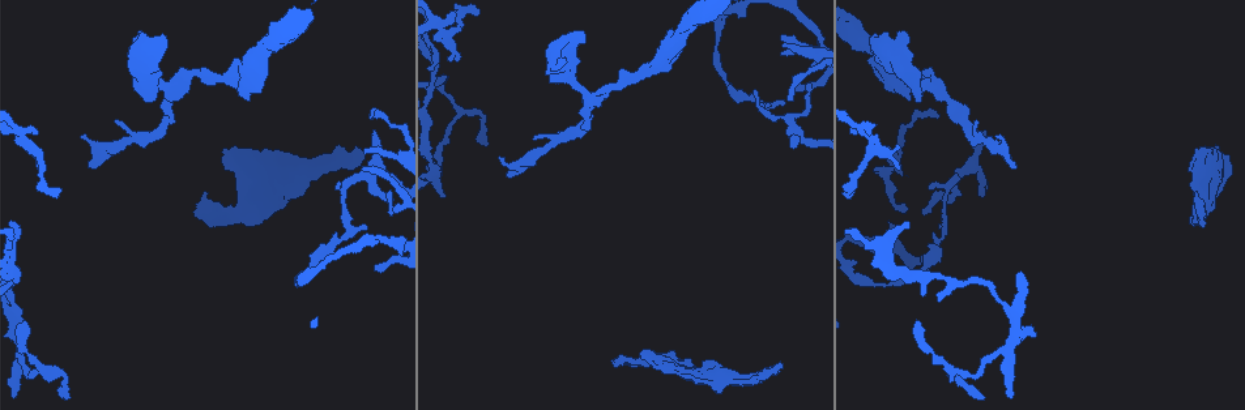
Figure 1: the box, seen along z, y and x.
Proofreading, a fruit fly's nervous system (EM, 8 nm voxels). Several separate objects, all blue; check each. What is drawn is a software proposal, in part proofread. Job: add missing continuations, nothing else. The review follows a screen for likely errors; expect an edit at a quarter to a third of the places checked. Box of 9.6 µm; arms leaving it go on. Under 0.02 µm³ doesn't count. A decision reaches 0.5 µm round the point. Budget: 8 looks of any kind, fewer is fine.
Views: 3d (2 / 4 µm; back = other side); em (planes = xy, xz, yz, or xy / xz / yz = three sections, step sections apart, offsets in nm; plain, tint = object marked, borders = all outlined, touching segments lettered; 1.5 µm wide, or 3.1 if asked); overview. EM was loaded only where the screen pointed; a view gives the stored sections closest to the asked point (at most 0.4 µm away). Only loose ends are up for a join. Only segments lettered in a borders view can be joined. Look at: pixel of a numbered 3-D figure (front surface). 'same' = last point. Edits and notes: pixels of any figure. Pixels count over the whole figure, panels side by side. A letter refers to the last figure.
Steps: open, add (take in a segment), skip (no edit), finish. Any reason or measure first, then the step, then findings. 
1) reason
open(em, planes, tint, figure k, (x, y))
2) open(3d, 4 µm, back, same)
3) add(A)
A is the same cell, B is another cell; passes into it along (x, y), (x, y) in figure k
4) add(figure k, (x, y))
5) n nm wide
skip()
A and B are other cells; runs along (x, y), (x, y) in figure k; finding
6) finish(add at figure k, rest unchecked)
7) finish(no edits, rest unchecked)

open(em, planes, borders, figure 1, (921, 323))

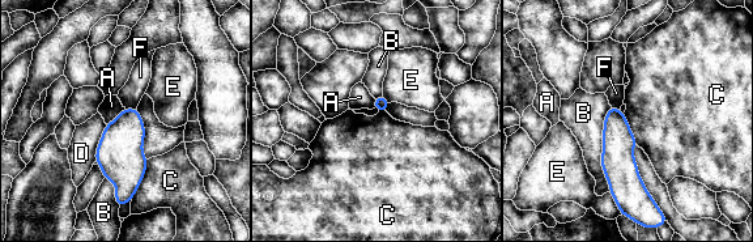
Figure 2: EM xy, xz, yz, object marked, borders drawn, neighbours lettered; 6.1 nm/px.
skip()
A, B, C, D, E and F are other cells; runs along (612, 110), (619, 166), (642, 194) in figure 2; no lettered segment goes on from it

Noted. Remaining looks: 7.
two arms at a narrow angle
open(em, yz, step 8, plain, figure 1, (1032, 336))

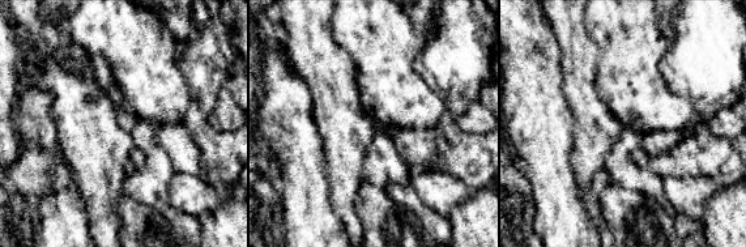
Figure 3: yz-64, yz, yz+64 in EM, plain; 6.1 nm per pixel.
open(em, yz, step 8, borders, same)

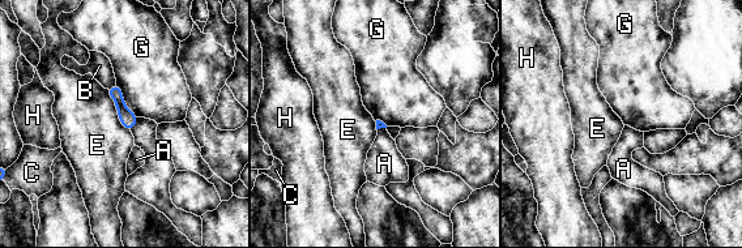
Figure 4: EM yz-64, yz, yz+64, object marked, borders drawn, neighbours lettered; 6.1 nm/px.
skip()
A, B, C, E, G and H are other cells; border along (106, 89), (118, 120), (129, 131) in figure 4; no lettered segment goes on from it

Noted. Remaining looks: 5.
an open end
open(em, planes, borders, figure 1, (117, 121))

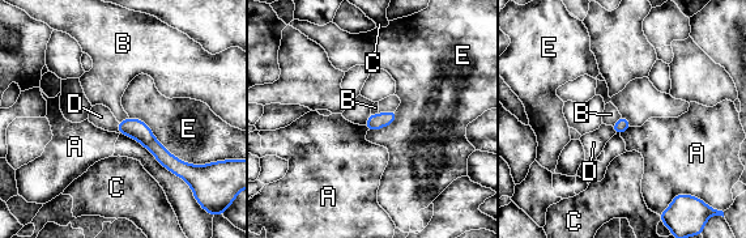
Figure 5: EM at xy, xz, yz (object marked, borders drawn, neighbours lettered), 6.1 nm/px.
skip()
A, B, C, D and E are other cells; border along (682, 191), (670, 200) in figure 5; none of them fits

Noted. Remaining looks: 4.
finish(no edits, rest unchecked)

